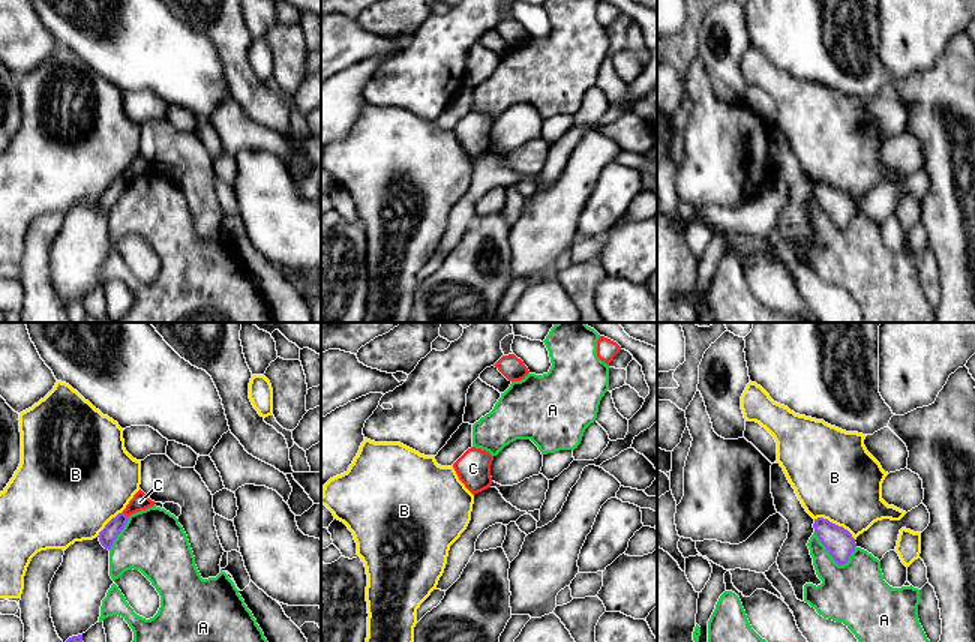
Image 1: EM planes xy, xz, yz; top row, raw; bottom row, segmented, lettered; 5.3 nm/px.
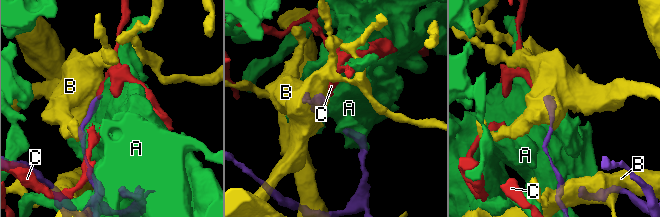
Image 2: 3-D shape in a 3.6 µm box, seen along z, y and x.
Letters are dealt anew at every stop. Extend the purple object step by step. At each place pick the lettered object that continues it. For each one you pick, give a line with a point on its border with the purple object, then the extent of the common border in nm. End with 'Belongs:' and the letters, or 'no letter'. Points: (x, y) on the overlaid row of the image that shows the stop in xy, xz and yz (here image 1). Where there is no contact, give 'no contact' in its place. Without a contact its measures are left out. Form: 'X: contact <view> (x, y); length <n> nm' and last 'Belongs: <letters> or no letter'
Belongs: no letter

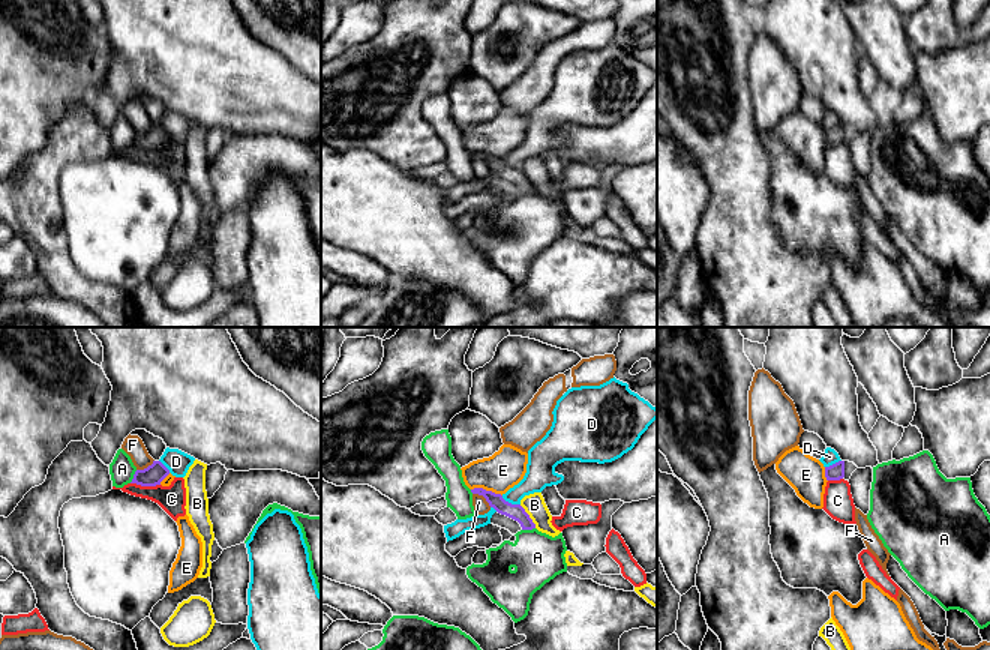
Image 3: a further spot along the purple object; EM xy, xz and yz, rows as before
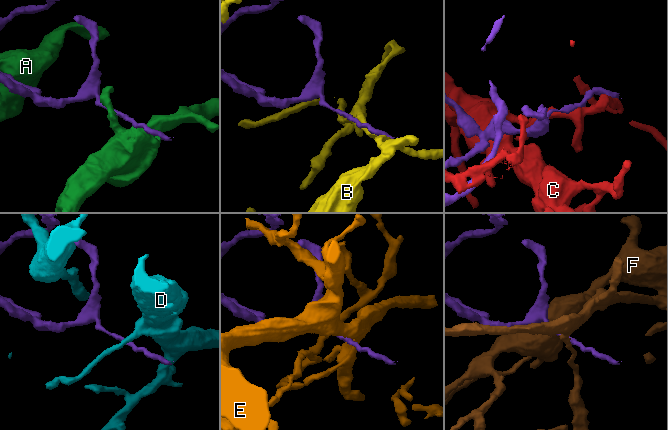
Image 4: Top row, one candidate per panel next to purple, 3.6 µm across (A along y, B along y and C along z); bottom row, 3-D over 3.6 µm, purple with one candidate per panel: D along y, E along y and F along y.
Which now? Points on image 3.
Belongs: no letter

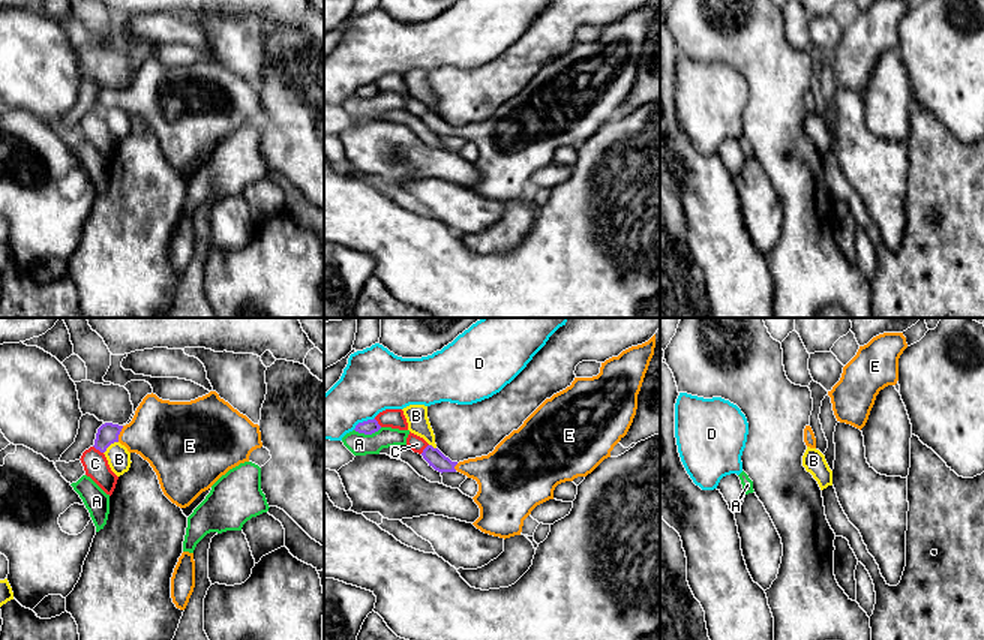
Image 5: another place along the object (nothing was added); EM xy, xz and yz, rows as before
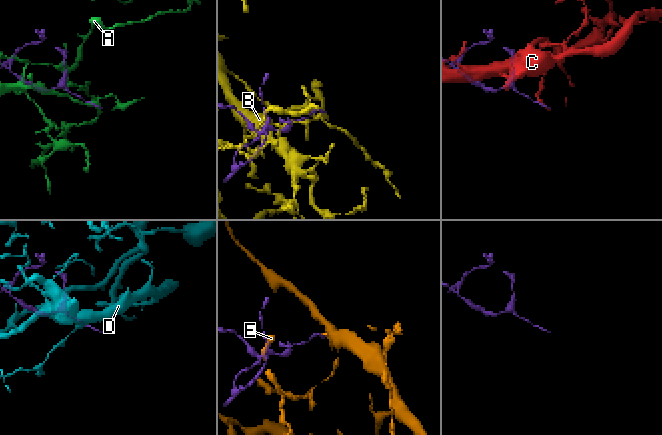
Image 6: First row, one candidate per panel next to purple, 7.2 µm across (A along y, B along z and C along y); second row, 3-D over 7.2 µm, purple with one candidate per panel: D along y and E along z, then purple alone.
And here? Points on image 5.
E: contact xy (119, 433); length 90 nm
Belongs: E

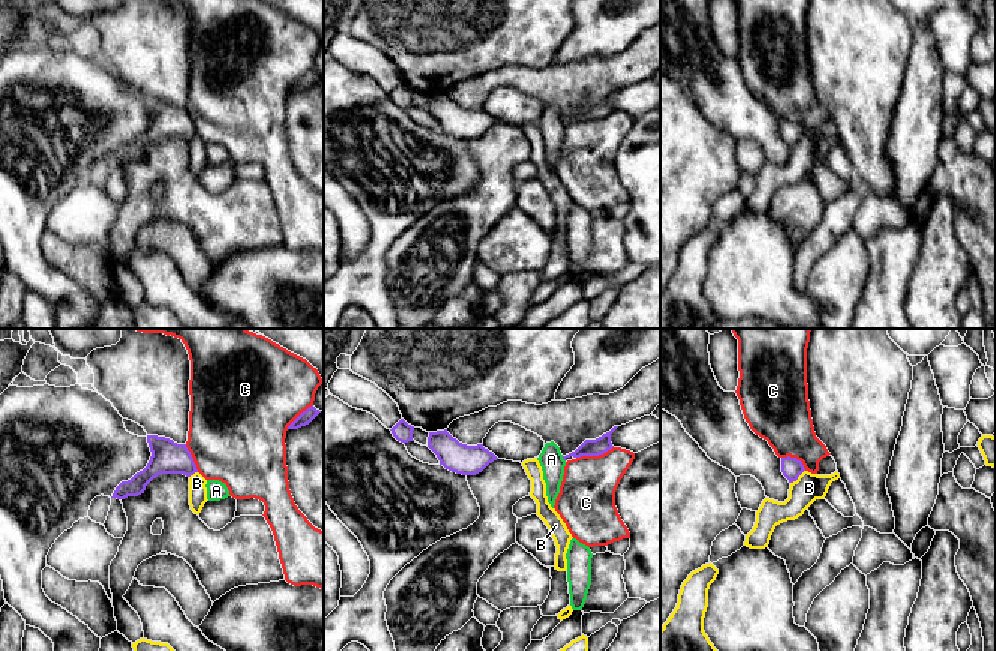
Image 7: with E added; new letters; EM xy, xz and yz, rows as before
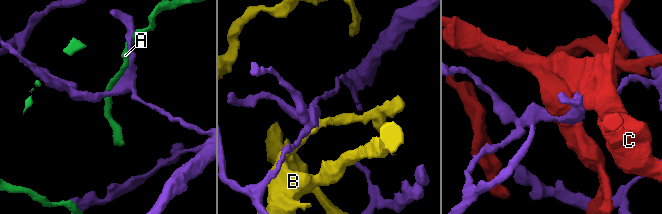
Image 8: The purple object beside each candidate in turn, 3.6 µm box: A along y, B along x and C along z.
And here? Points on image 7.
Belongs: no letter

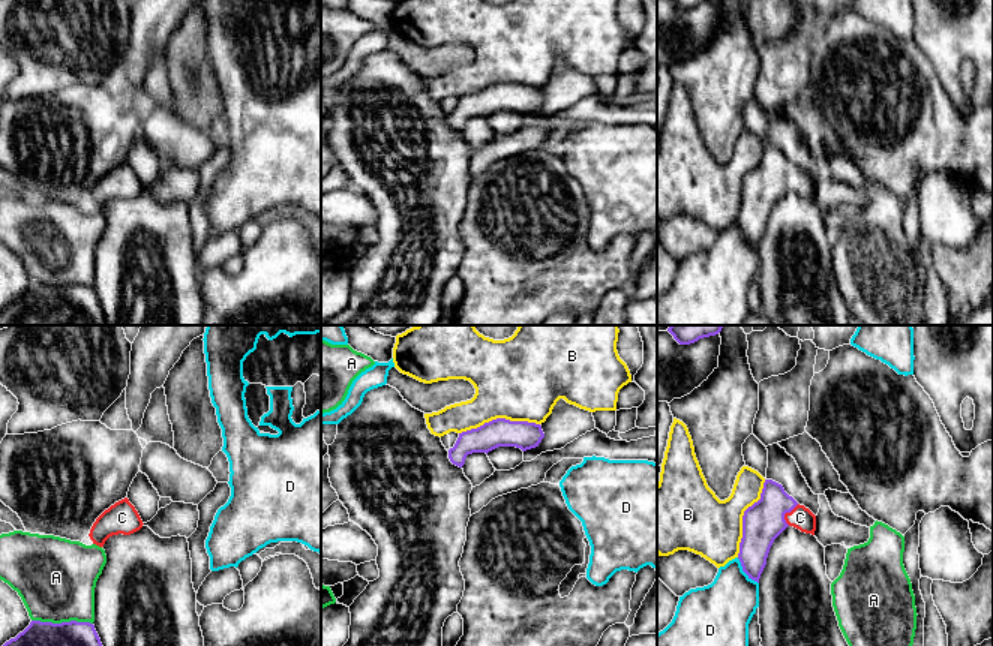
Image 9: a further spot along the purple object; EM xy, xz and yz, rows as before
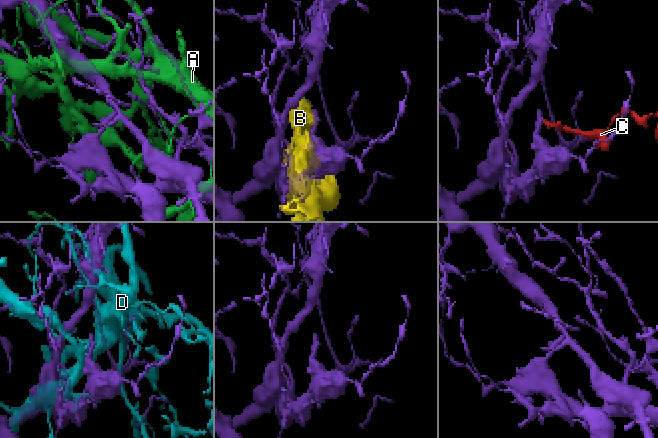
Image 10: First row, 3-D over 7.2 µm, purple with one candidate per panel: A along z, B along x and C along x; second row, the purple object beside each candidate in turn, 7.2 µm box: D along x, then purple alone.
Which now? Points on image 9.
C: contact yz (786, 511); length 130 nm
Belongs: C

